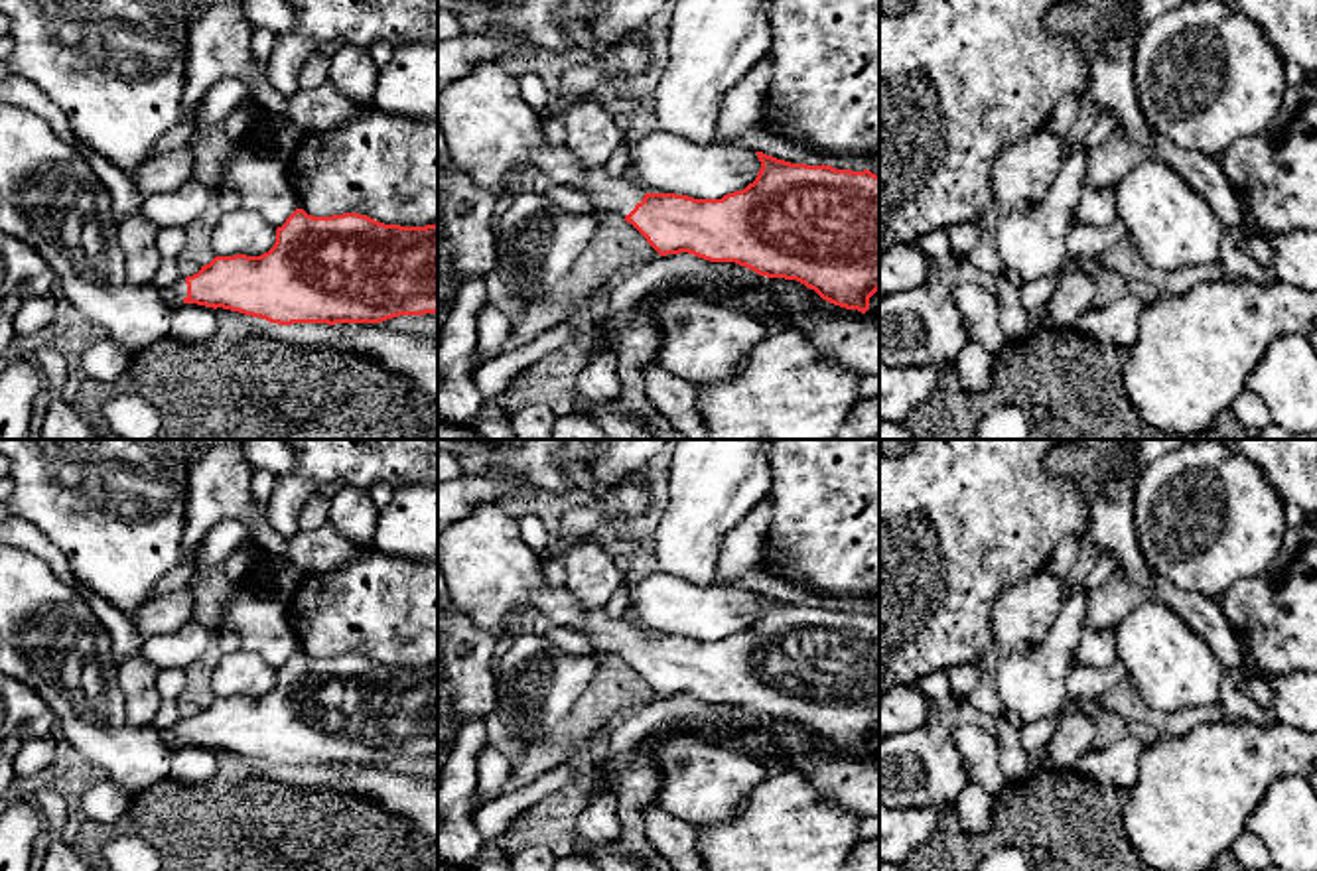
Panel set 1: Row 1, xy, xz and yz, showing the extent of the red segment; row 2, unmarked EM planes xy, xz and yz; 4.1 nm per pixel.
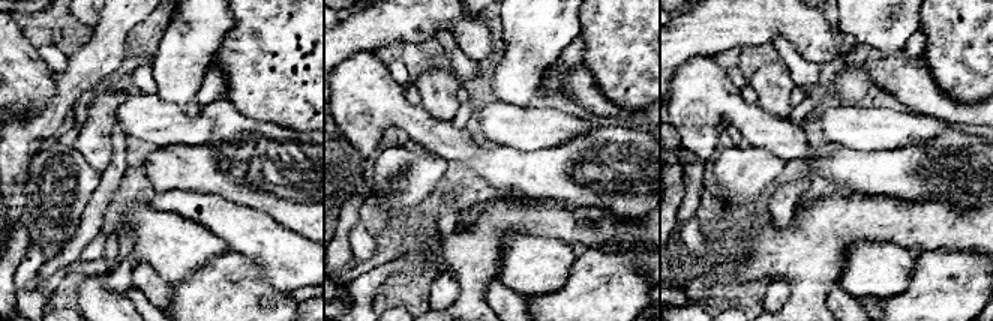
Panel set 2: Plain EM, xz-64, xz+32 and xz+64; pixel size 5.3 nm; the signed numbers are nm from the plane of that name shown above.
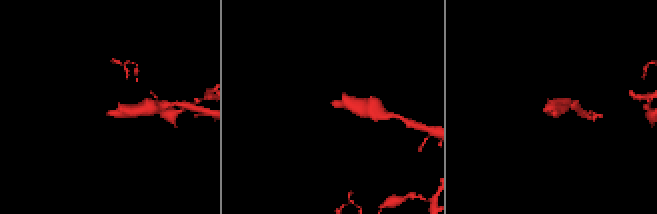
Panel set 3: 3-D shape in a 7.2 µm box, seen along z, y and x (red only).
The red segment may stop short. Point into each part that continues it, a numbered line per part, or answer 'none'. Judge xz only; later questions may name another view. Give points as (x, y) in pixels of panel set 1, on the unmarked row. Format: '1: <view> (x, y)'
1: xz (489, 570)

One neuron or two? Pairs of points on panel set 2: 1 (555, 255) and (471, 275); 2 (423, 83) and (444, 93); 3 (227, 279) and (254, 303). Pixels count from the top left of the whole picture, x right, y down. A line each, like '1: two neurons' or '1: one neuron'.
1: two neurons
2: one neuron
3: one neuron

